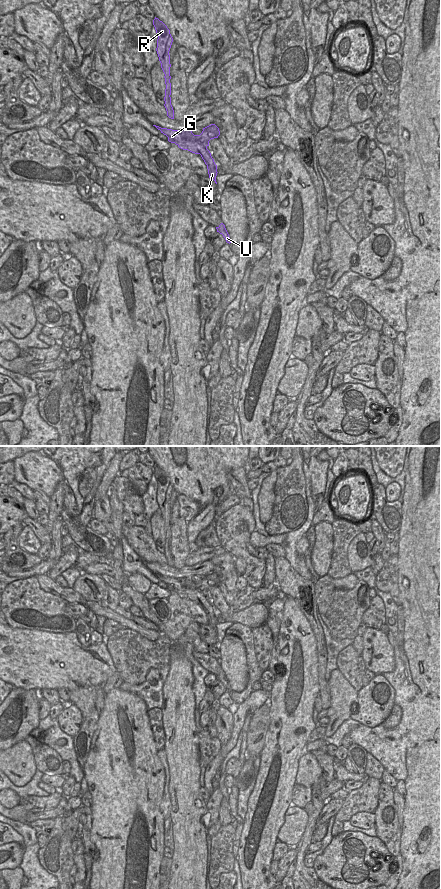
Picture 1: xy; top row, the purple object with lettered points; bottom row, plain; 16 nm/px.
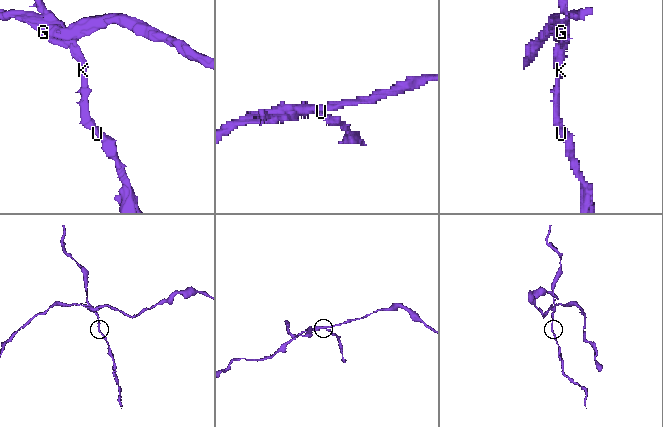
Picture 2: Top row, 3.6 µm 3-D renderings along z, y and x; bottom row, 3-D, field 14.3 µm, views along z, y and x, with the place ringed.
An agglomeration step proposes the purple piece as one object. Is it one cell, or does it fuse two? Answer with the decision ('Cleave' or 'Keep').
Cleave.

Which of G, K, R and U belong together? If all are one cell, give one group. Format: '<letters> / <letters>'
G / K R U

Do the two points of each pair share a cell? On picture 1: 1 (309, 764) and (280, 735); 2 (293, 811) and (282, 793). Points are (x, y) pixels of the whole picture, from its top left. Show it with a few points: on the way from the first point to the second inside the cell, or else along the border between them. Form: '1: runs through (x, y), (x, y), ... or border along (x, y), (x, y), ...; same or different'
1: border along (307, 751), (299, 759), (295, 779); different
2: border along (291, 801), (285, 813), (285, 821), (280, 827); different

